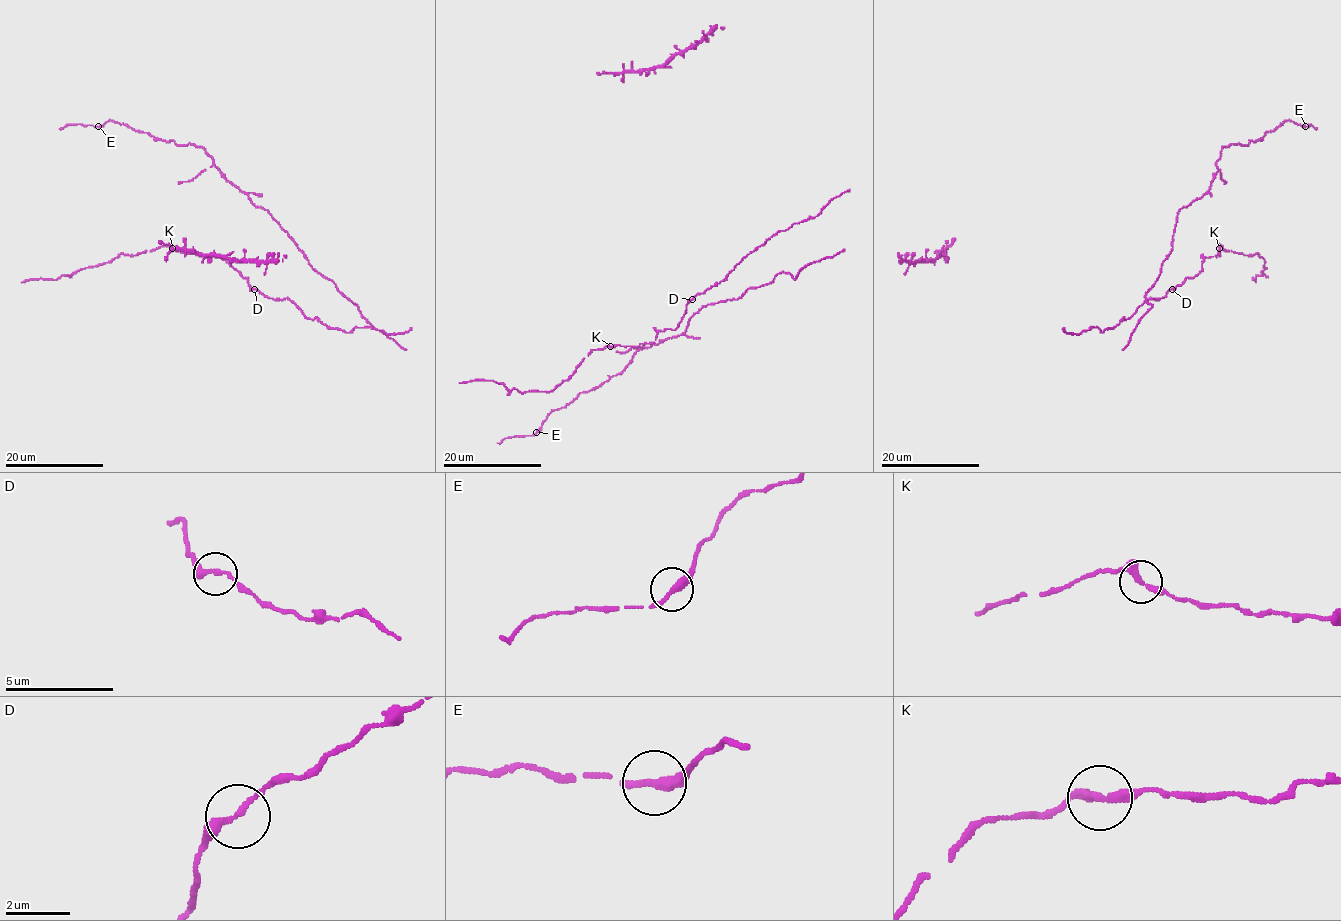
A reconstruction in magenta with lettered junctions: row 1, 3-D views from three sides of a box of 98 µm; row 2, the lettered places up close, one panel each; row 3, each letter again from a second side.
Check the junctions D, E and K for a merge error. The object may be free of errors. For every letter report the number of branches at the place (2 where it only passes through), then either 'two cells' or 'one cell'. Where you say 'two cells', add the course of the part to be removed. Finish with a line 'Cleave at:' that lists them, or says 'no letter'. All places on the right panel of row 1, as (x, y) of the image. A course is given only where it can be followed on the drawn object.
D: 2 | one cell
E: 2 | one cell
K: 2 | one cell
Cleave at: no letter

